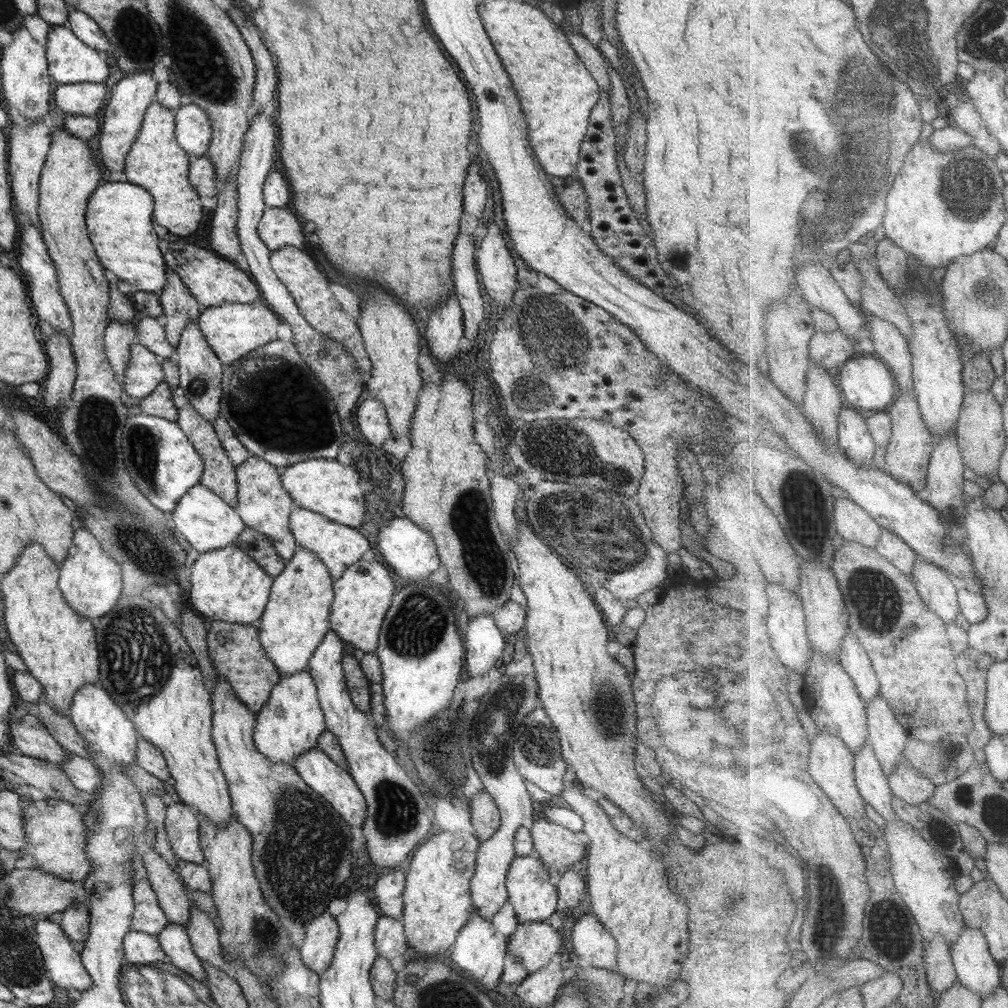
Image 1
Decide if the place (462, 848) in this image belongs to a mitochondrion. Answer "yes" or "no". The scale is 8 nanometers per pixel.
no

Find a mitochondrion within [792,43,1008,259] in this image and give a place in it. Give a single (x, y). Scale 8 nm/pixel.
(966, 192)

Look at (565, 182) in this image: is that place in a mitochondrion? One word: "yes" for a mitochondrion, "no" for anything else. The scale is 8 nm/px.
no

